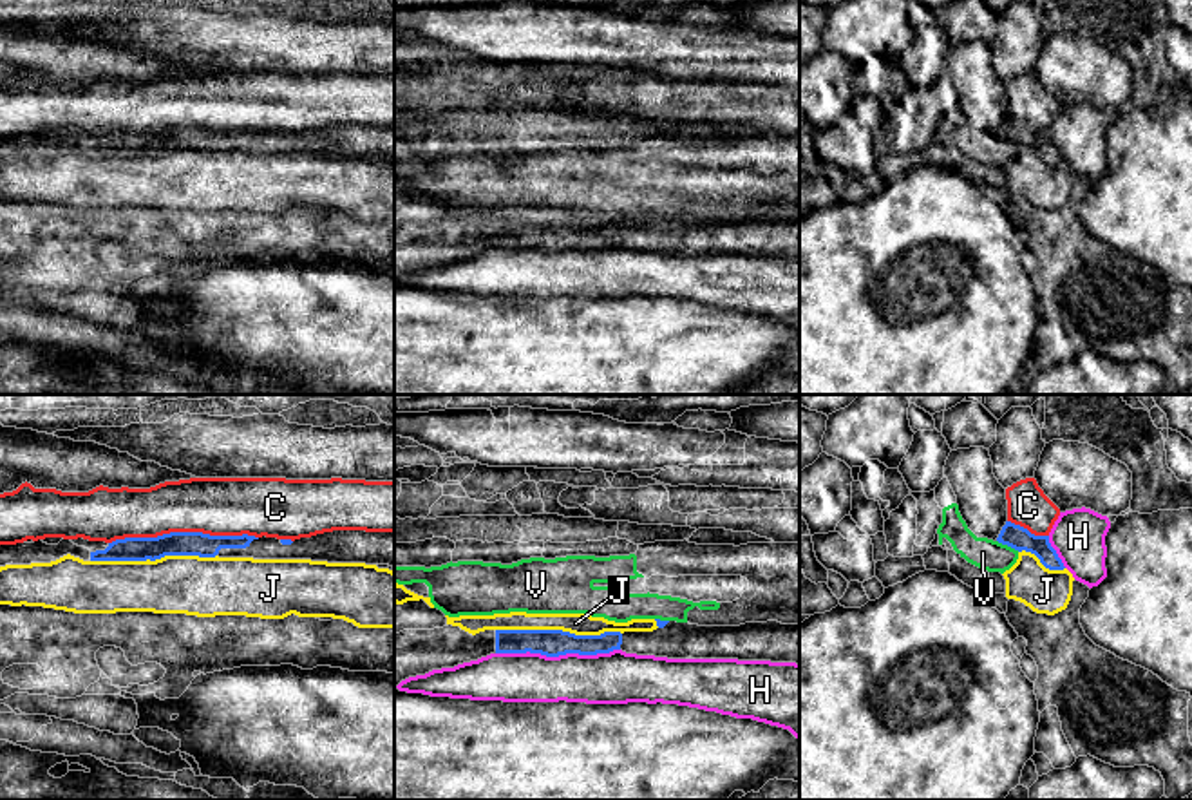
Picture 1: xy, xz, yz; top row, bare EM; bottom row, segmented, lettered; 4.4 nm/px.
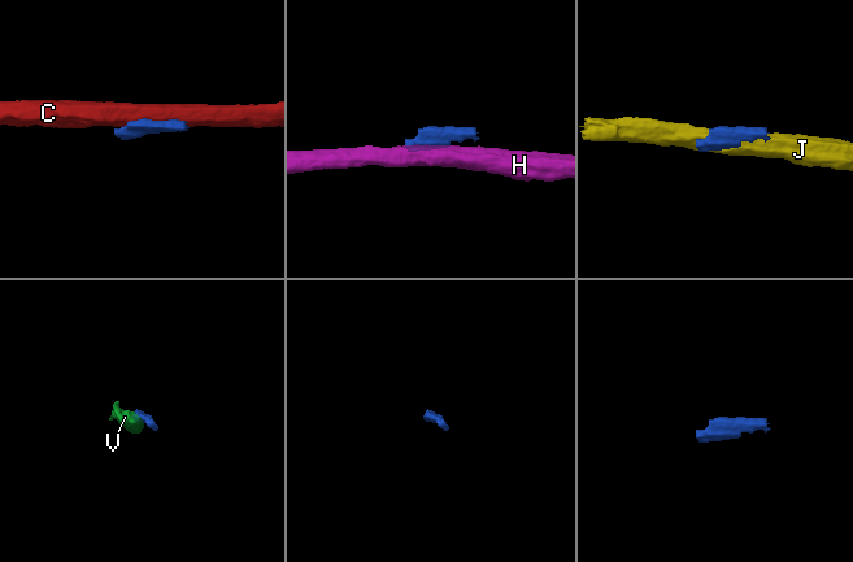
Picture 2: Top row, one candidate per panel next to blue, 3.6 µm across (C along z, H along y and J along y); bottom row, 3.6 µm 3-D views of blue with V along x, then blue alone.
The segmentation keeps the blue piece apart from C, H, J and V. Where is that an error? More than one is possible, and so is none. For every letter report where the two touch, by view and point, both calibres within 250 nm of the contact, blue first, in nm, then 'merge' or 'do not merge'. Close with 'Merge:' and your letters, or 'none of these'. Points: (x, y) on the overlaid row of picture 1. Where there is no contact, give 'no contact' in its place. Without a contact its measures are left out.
C: xy (183, 533) | 110/260 nm | do not merge
H: xz (558, 656) | 130/220 nm | do not merge
J: xy (152, 560) | 110/260 nm | do not merge
V: yz (1008, 545) | 110/140 nm | do not merge
Merge: none of these

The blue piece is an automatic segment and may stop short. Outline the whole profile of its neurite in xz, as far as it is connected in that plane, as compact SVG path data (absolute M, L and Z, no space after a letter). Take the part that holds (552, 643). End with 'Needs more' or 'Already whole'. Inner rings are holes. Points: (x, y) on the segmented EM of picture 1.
M655 621L658 628L653 632L604 632L601 635L575 635L563 630L485 630L472 635L452 624L434 630L403 630L394 635L394 688L409 677L425 675L432 670L454 668L490 653L530 652L559 657L566 653L597 655L622 650L626 653L667 659L738 659L799 664L799 624L767 621L745 623L740 626L698 626L676 621Z. Needs more

